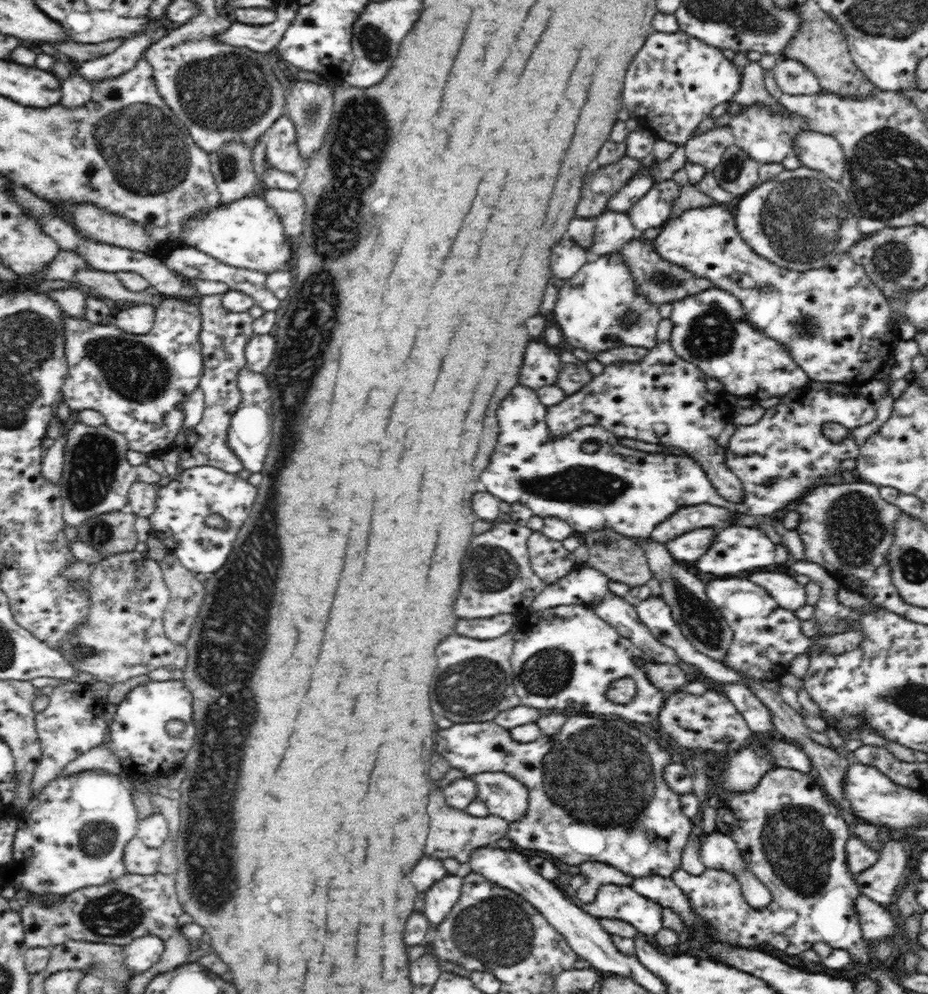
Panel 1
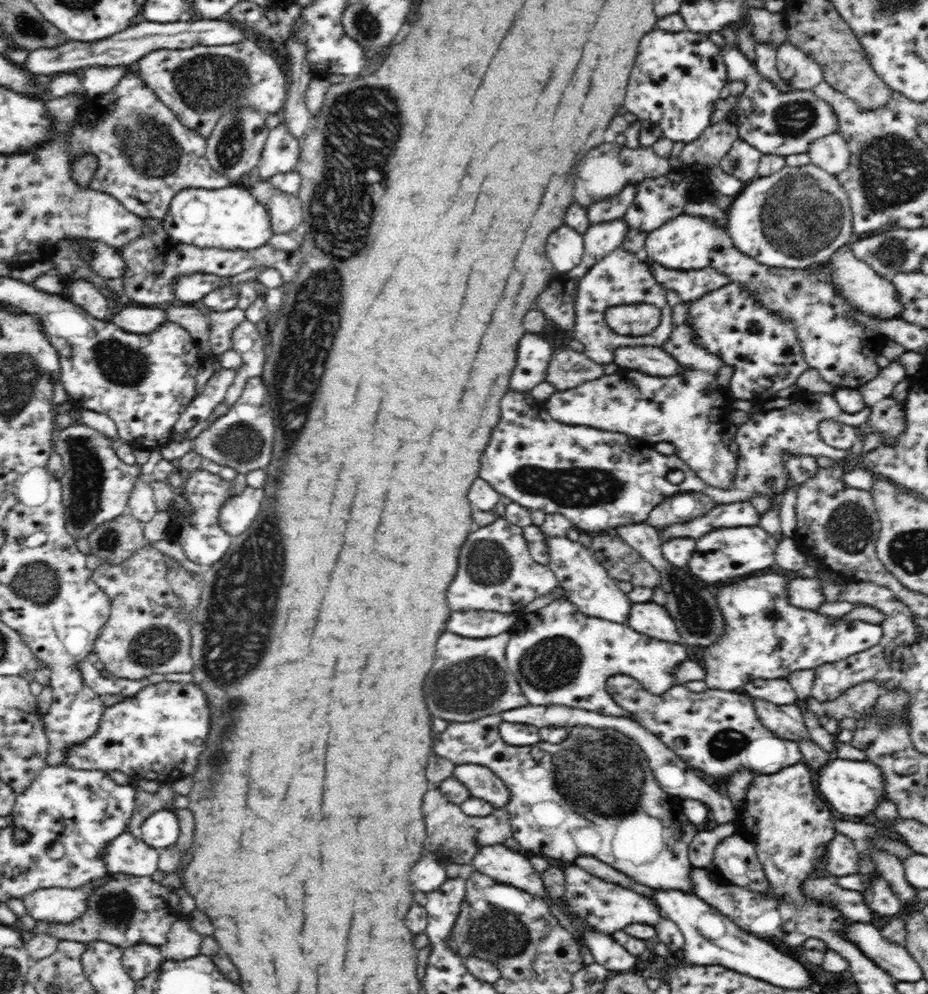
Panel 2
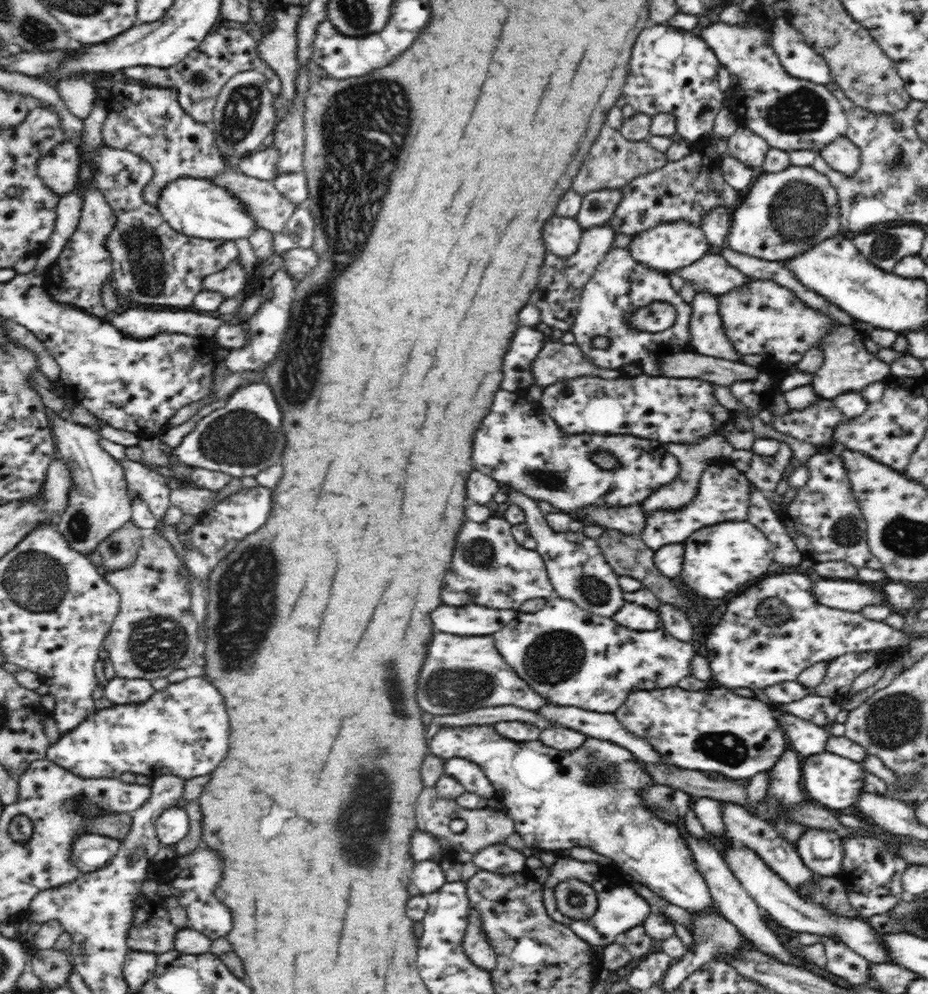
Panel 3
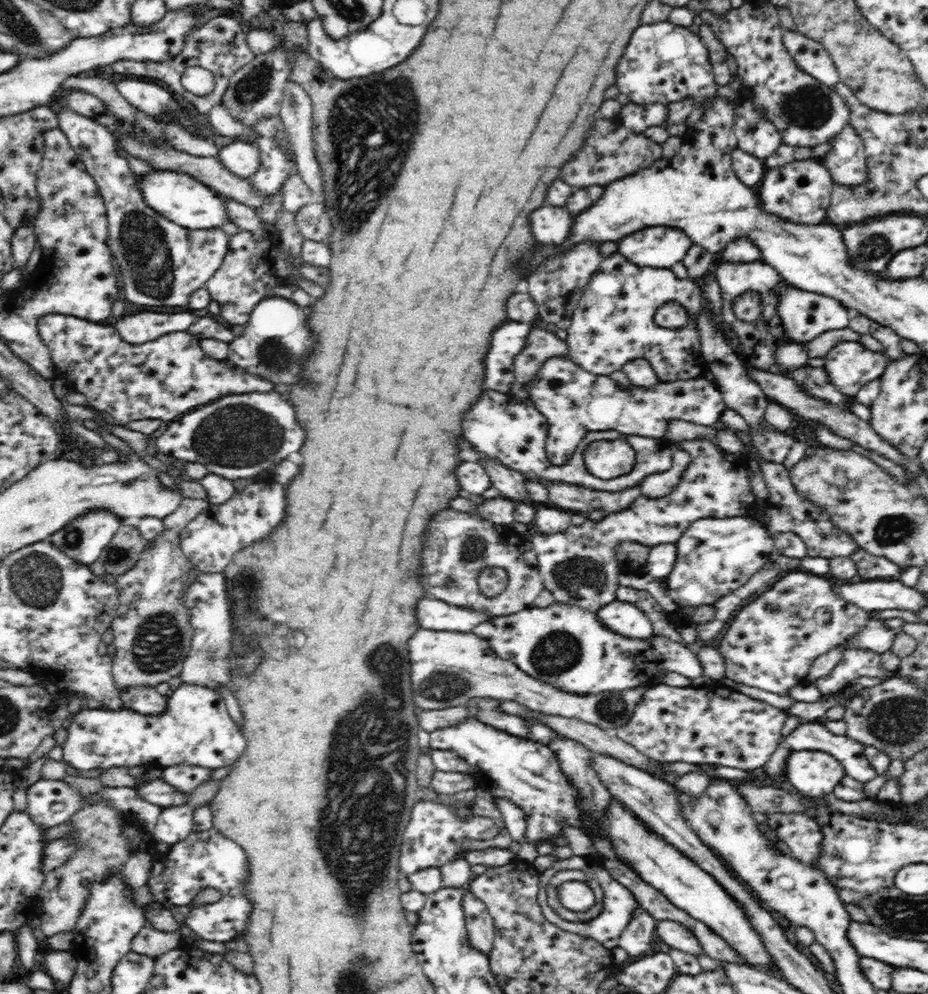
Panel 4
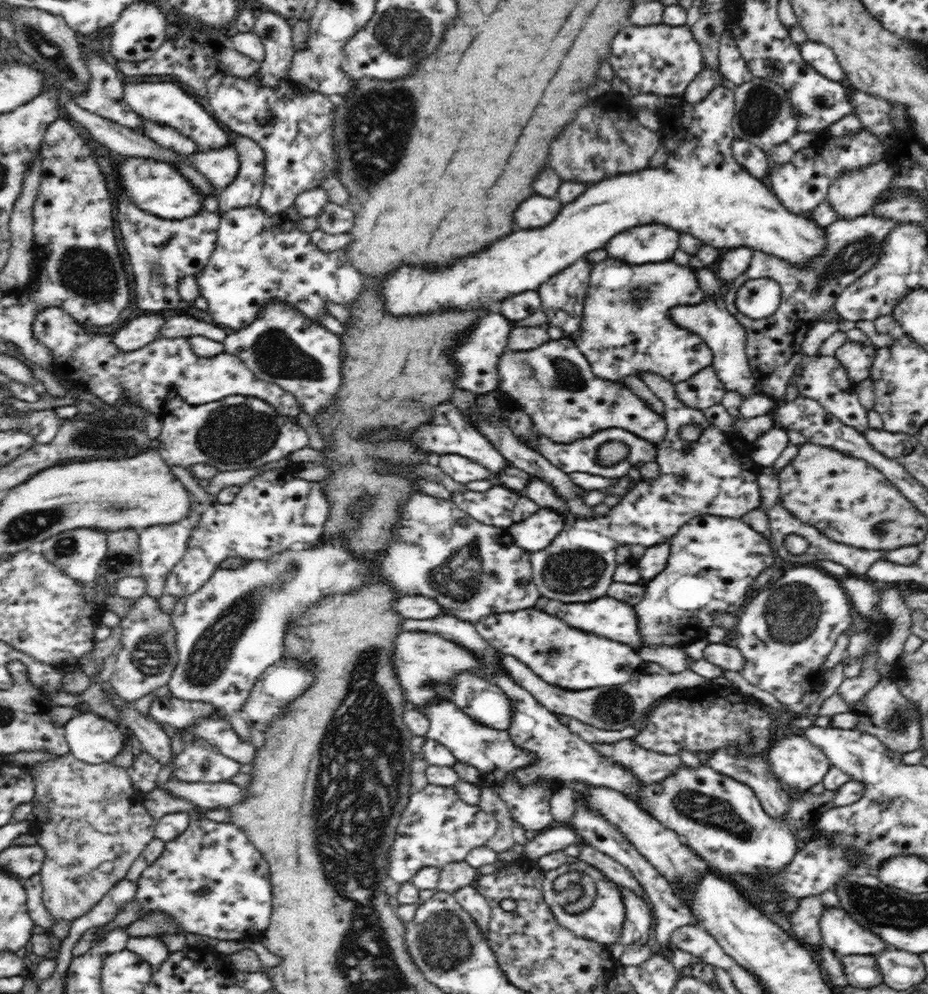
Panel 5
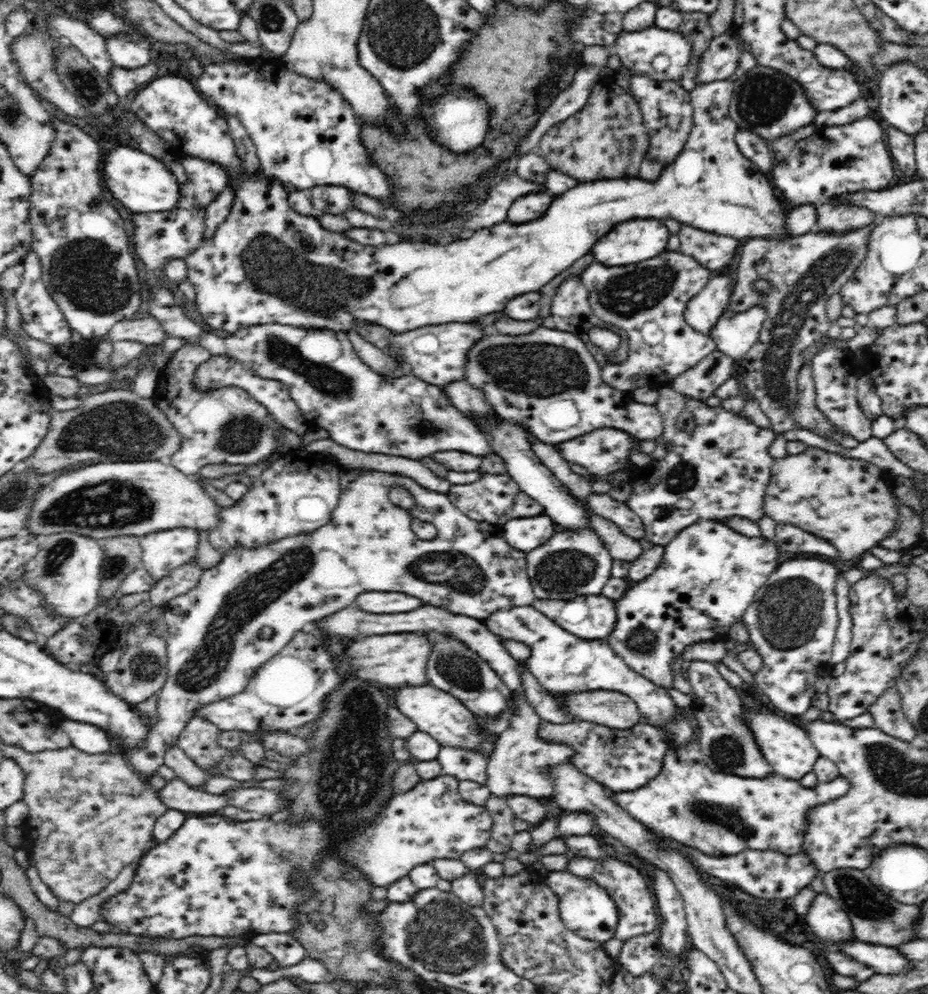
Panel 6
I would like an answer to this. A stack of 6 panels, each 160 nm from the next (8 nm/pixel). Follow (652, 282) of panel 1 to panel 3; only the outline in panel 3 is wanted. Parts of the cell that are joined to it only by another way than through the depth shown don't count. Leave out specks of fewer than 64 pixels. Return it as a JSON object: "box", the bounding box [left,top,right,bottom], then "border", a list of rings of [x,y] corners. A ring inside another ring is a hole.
{"box":[668,251,751,296],"border":[[[716,251],[708,253],[690,266],[668,273],[678,273],[684,282],[694,287],[696,293],[710,293],[717,296],[726,294],[738,286],[744,286],[751,280],[740,270],[730,266]]]}

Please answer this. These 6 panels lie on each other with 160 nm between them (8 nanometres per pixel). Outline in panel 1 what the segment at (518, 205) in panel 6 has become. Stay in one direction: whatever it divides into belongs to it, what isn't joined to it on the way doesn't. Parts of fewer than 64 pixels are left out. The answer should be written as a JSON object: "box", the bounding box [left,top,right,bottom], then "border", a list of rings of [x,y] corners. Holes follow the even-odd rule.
{"box":[550,239,590,279],"border":[[[572,239],[558,242],[558,246],[554,246],[550,254],[552,272],[554,276],[561,279],[572,278],[590,259],[586,249],[580,247]]]}

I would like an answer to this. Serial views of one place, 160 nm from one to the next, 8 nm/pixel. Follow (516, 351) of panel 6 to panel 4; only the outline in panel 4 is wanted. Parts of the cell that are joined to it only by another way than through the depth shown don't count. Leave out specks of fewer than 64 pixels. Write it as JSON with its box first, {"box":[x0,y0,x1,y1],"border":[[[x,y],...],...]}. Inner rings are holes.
{"box":[528,357,727,466],"border":[[[568,357],[549,358],[538,371],[539,379],[529,388],[528,398],[534,401],[536,408],[546,417],[548,434],[545,446],[547,458],[555,466],[568,463],[577,445],[587,433],[614,430],[622,435],[635,435],[646,438],[664,439],[667,427],[671,421],[686,421],[692,424],[702,424],[714,427],[721,421],[721,414],[727,409],[719,389],[706,378],[686,378],[682,381],[664,382],[648,387],[636,385],[621,386],[610,376],[592,374],[578,366]]]}

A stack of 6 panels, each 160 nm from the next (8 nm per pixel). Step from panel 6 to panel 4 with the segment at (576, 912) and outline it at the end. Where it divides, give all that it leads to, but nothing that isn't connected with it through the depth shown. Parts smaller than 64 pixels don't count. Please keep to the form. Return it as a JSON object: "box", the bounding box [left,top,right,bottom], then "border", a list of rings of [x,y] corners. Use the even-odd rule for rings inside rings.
{"box":[537,856,640,950],"border":[[[573,856],[567,859],[555,859],[550,868],[543,870],[539,874],[539,883],[541,888],[539,889],[537,900],[543,916],[550,921],[551,924],[558,926],[561,930],[576,934],[582,938],[594,940],[598,945],[604,946],[607,950],[619,947],[619,939],[620,936],[622,936],[622,932],[626,930],[626,926],[629,926],[630,921],[634,918],[634,914],[640,910],[640,902],[638,902],[632,892],[630,892],[630,890],[628,890],[621,882],[614,880],[612,875],[603,867],[603,865],[598,864],[594,867],[590,867],[590,864],[586,862],[585,858],[579,856]],[[561,870],[582,870],[586,872],[588,876],[594,877],[598,883],[600,883],[600,889],[603,890],[603,910],[600,912],[599,916],[594,918],[594,920],[587,922],[566,921],[560,918],[560,916],[548,906],[546,885],[548,884],[548,880]]]}

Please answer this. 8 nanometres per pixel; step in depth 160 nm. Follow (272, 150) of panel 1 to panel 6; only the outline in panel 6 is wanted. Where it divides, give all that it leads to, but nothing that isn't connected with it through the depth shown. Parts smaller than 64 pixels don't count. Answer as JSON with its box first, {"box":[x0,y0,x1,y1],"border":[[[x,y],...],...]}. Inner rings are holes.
{"box":[178,155,229,209],"border":[[[189,155],[181,158],[180,162],[189,181],[181,184],[178,209],[208,206],[229,184],[228,169],[217,162]]]}

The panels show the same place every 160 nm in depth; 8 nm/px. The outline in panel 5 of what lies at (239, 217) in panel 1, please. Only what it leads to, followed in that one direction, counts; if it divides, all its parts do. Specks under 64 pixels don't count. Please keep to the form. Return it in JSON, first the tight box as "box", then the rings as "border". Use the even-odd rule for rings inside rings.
{"box":[119,157,204,221],"border":[[[125,157],[119,161],[119,176],[123,182],[123,190],[138,208],[155,214],[155,217],[172,221],[194,218],[204,210],[204,196],[179,171],[168,163],[156,162],[146,158]]]}

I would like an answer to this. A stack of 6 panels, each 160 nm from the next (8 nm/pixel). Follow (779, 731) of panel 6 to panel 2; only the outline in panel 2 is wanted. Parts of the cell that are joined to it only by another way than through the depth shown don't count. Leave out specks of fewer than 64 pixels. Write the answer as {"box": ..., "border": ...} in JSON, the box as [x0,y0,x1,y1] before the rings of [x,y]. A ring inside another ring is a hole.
{"box":[815,759,889,817],"border":[[[834,759],[825,767],[821,768],[819,773],[815,773],[817,792],[827,802],[828,805],[837,813],[839,817],[847,816],[864,817],[873,813],[877,806],[886,799],[889,799],[885,787],[885,778],[879,766],[866,760]]]}

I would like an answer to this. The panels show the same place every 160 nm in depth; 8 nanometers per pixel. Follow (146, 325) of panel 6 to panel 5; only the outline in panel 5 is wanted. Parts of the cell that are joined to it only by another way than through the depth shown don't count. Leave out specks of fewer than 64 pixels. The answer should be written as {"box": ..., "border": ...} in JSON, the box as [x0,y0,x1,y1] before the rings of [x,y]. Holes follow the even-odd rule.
{"box":[159,316,227,343],"border":[[[167,316],[167,323],[164,323],[159,336],[164,338],[205,336],[222,343],[227,334],[219,325],[206,323],[192,316]]]}

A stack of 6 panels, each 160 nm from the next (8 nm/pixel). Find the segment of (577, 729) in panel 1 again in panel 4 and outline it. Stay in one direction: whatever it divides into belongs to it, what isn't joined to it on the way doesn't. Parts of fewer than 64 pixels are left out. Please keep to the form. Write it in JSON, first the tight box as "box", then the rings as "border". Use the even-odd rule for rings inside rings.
{"box":[429,719,774,969],"border":[[[466,719],[460,724],[435,730],[431,733],[429,746],[462,757],[473,770],[478,791],[487,791],[494,797],[511,800],[522,809],[526,821],[522,843],[538,845],[554,842],[563,835],[566,827],[582,830],[588,840],[608,837],[608,843],[620,862],[624,862],[644,882],[659,890],[678,909],[684,910],[691,918],[704,922],[704,925],[747,958],[752,967],[762,969],[774,964],[772,957],[766,955],[767,951],[752,929],[743,907],[726,893],[712,875],[674,848],[663,836],[653,832],[621,800],[610,796],[610,802],[602,812],[587,812],[577,788],[562,772],[558,757],[548,745],[512,736],[478,719]]]}

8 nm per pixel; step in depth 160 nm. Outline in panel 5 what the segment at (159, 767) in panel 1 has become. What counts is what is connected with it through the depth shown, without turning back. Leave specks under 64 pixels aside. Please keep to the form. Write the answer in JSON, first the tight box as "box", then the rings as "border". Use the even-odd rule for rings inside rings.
{"box":[63,711,255,765],"border":[[[91,711],[72,717],[63,729],[72,757],[91,765],[110,763],[134,737],[127,725]],[[219,712],[204,714],[194,724],[180,728],[180,739],[186,743],[210,745],[216,753],[242,764],[252,763],[255,747],[240,738],[231,722]]]}

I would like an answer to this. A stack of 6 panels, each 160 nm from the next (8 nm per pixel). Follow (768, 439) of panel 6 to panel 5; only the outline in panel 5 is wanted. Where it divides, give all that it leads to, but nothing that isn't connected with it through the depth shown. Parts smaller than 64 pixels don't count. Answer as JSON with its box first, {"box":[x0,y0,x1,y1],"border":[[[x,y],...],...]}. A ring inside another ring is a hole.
{"box":[532,370,761,604],"border":[[[638,370],[636,374],[648,388],[664,403],[663,419],[667,425],[667,432],[657,446],[657,464],[660,474],[658,480],[639,482],[638,486],[622,497],[619,504],[608,510],[604,516],[591,515],[586,519],[576,519],[573,524],[565,524],[560,534],[542,550],[532,553],[533,581],[536,583],[541,596],[552,600],[559,600],[566,604],[587,603],[597,598],[608,597],[613,574],[616,572],[617,548],[622,545],[641,544],[647,548],[657,544],[668,543],[669,540],[693,518],[705,515],[724,518],[741,519],[750,510],[761,507],[760,486],[756,477],[761,467],[752,461],[752,442],[744,441],[737,436],[722,434],[718,428],[713,428],[698,409],[686,407],[676,399],[674,384],[663,376],[646,370]],[[687,424],[701,427],[701,434],[696,441],[683,440],[679,431]]]}

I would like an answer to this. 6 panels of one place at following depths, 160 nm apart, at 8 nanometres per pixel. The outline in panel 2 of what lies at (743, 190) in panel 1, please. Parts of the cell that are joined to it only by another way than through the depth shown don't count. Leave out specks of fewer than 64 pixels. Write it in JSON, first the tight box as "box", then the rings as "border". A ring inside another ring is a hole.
{"box":[718,138,762,185],"border":[[[738,138],[729,148],[728,154],[719,162],[718,167],[746,185],[759,178],[758,165],[762,157],[762,153]]]}

